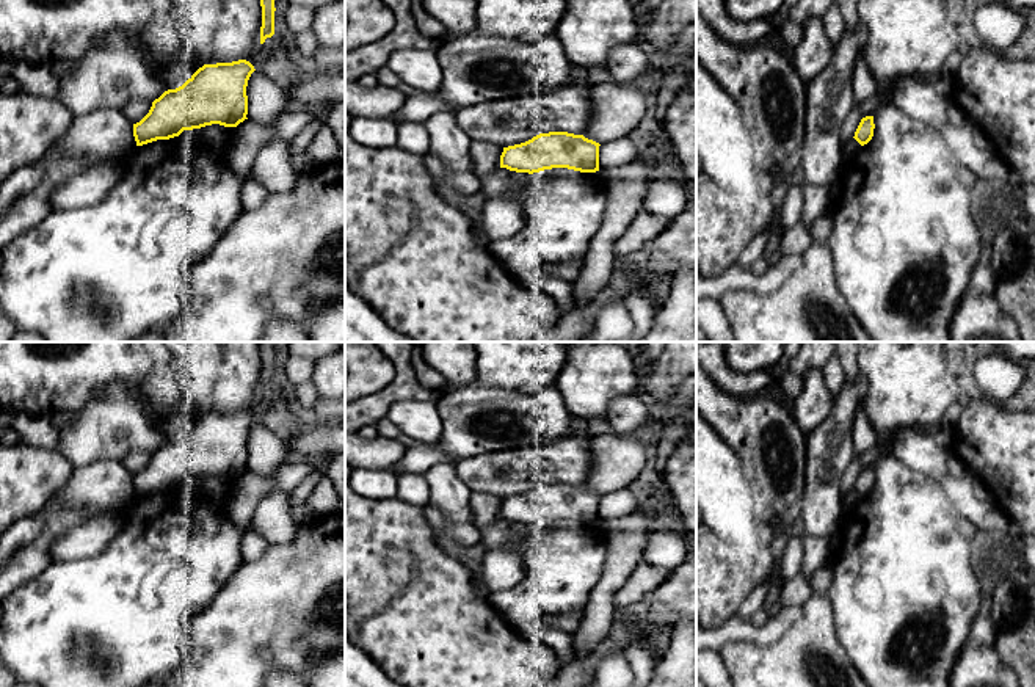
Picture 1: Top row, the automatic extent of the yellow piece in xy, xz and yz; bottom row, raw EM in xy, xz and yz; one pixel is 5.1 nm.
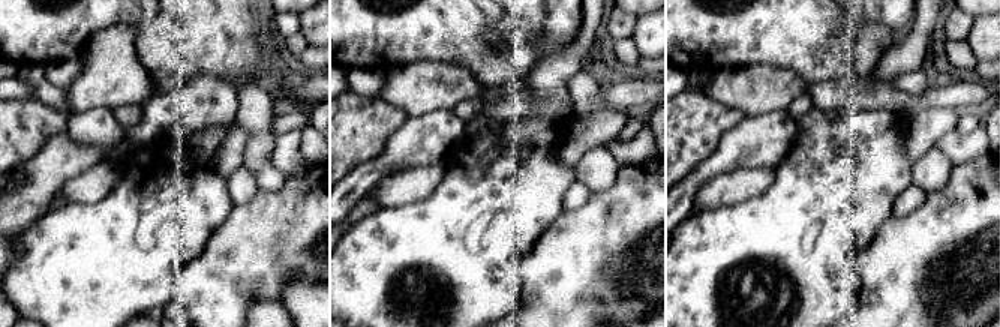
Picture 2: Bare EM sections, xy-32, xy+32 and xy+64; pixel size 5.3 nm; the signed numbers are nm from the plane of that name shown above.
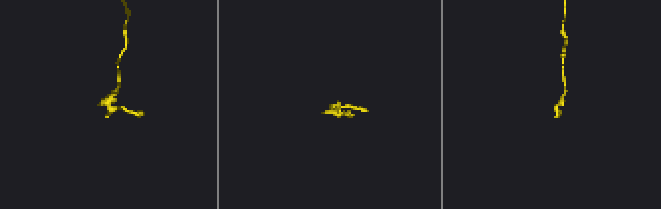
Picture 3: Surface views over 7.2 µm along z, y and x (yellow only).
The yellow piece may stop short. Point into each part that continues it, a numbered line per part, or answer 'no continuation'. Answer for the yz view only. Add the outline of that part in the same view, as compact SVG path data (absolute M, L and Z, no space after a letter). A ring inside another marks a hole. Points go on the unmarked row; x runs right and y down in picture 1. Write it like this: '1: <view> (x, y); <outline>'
no continuation

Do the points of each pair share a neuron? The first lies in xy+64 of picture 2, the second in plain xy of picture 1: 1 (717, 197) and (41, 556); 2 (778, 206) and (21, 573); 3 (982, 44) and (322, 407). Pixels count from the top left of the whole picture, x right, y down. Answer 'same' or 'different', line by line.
1: different
2: different
3: different

